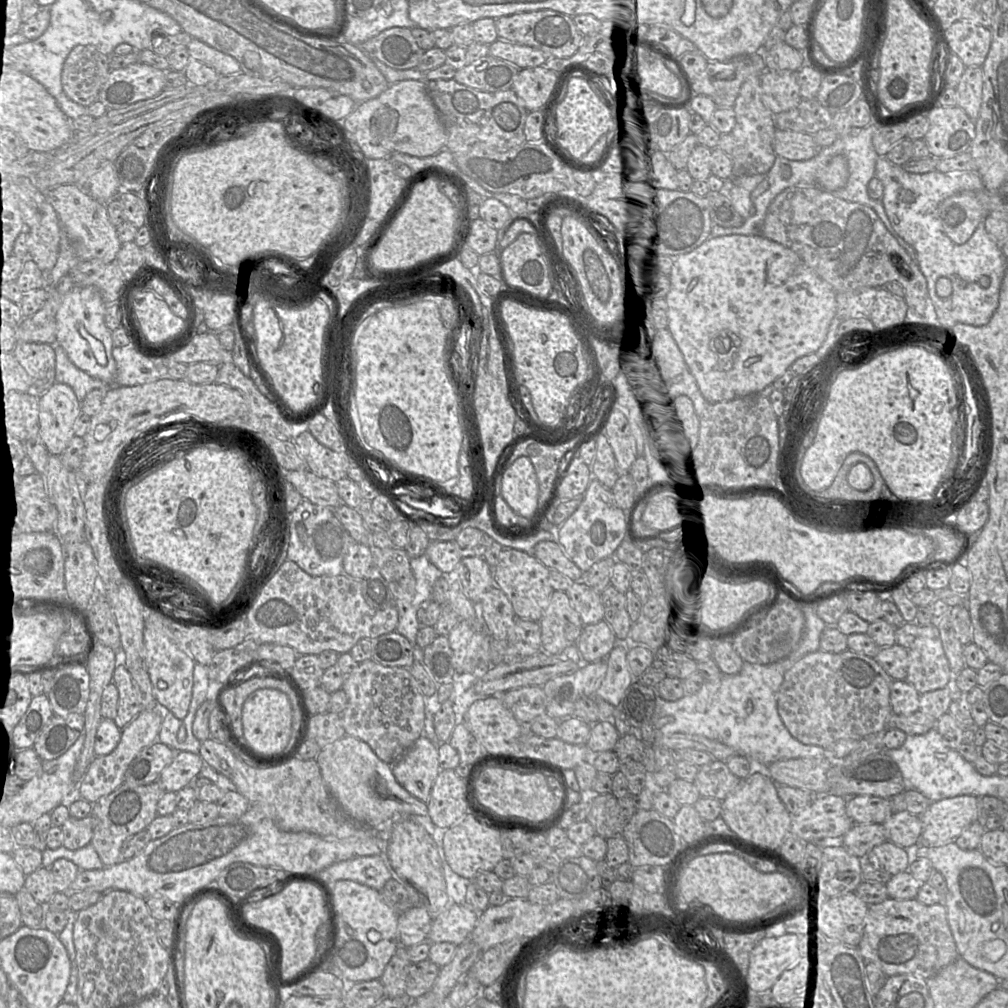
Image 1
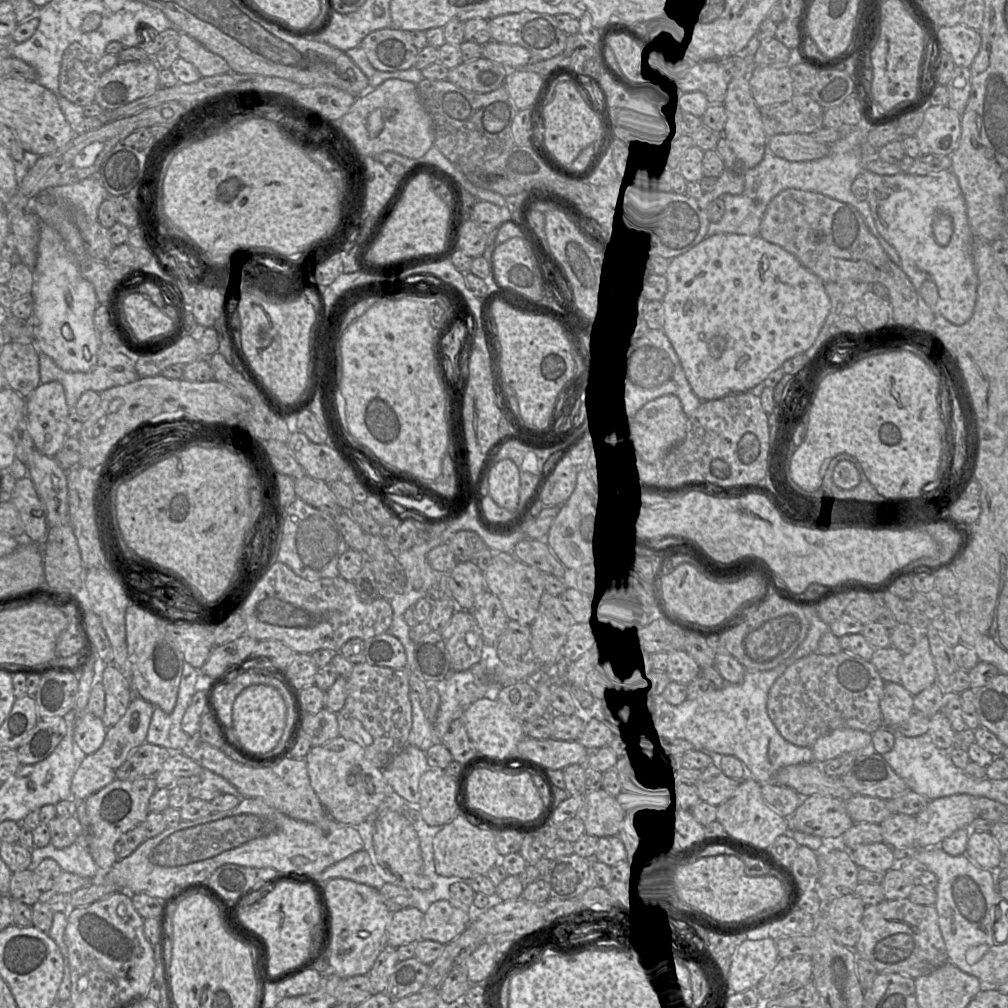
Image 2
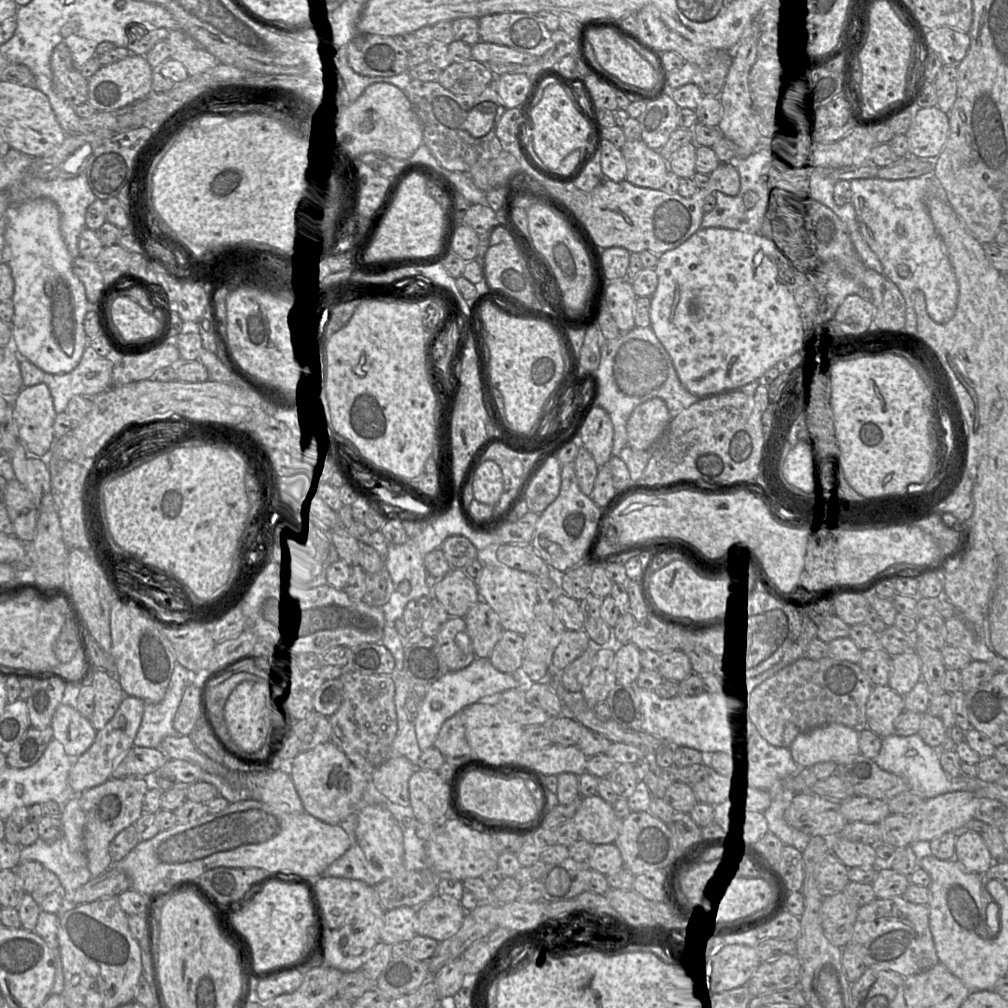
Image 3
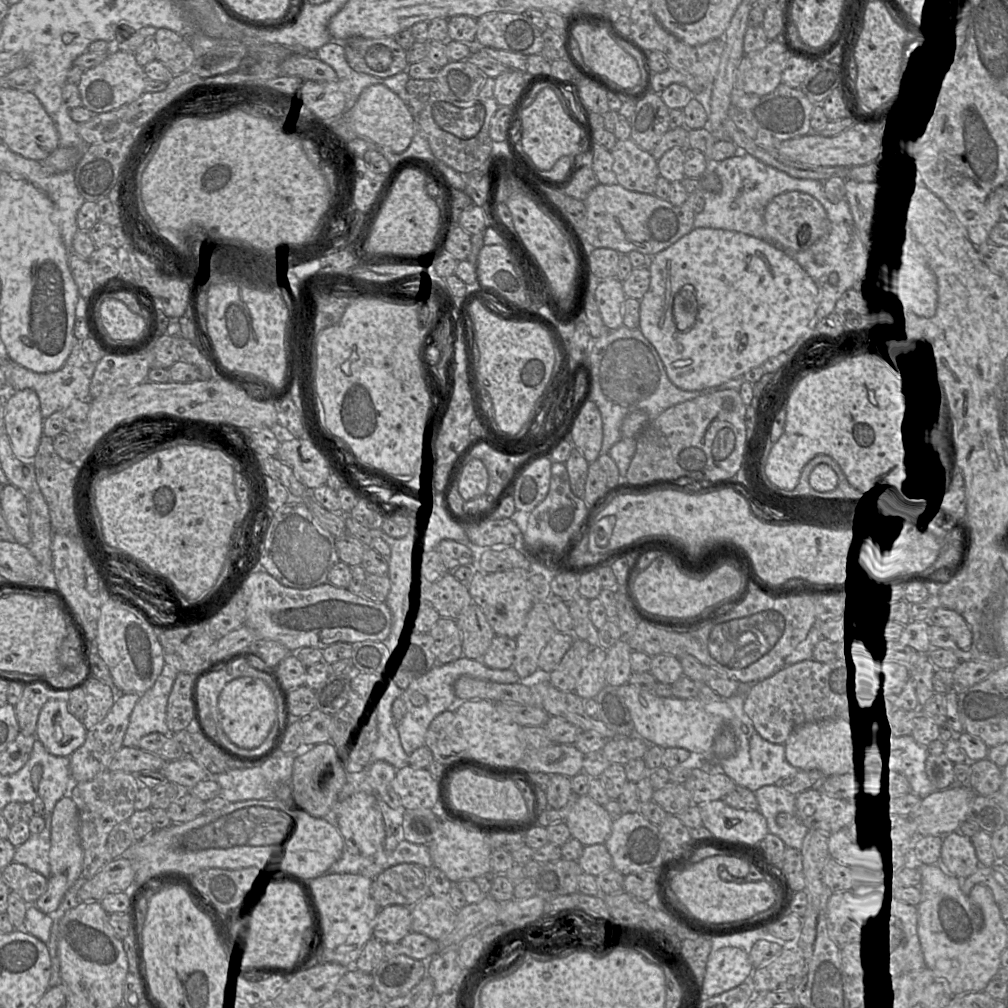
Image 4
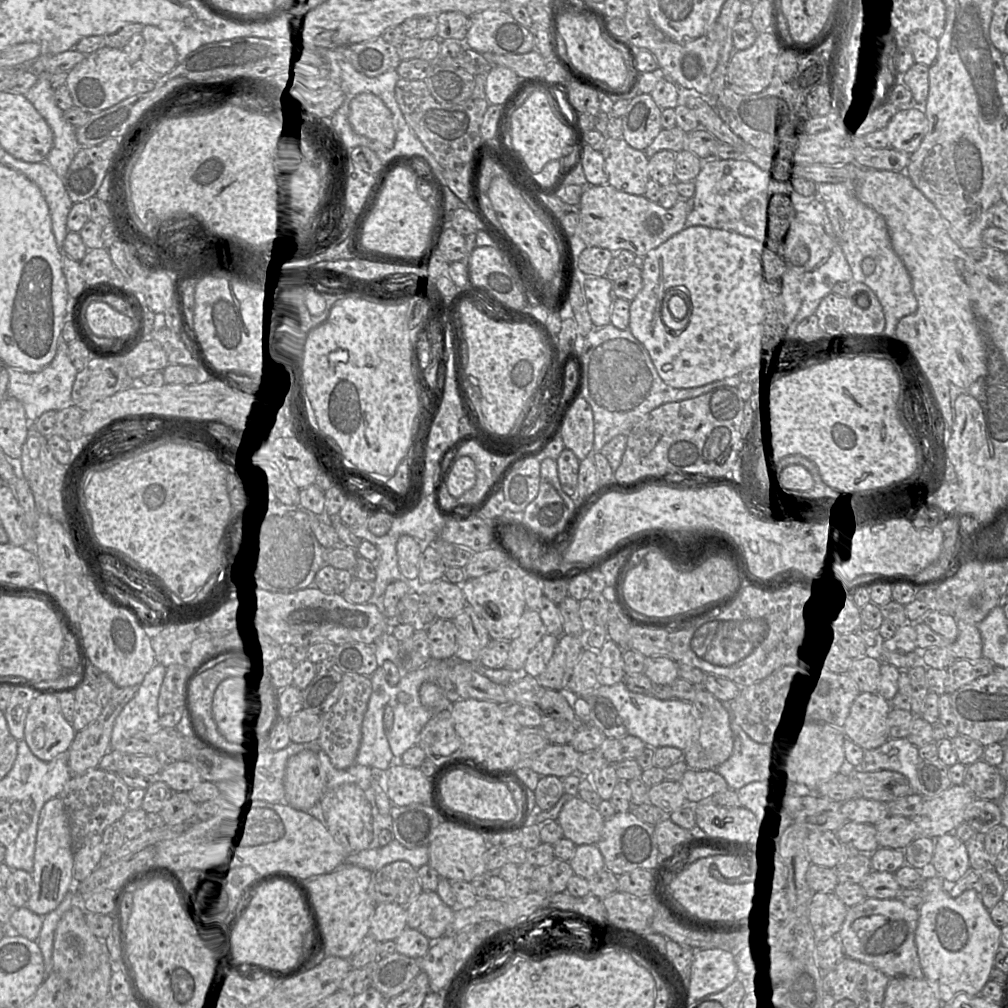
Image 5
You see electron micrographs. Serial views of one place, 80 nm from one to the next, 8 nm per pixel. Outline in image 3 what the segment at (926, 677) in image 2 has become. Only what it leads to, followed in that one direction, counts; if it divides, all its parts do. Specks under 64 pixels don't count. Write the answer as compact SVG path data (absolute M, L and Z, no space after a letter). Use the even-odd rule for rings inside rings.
M916 652L892 656L892 672L888 686L905 697L921 681L921 661Z

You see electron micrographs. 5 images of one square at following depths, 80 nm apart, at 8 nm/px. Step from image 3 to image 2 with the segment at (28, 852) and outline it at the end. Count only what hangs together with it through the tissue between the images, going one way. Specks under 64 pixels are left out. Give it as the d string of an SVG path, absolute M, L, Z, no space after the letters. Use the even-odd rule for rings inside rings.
M85 832L83 836L66 848L57 848L49 844L44 847L35 847L32 850L32 865L28 868L33 870L41 861L47 858L55 860L65 872L73 873L86 878L94 878L99 875L100 869L94 862L88 846L88 836Z

